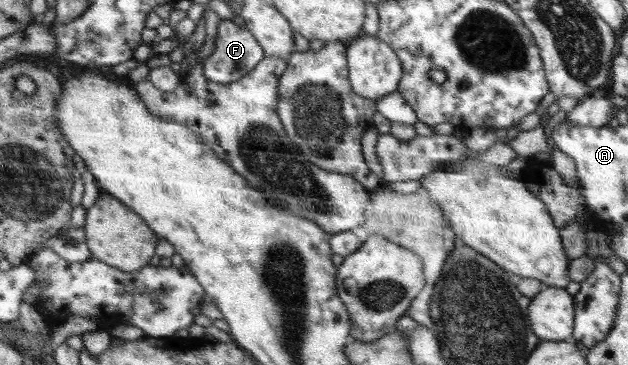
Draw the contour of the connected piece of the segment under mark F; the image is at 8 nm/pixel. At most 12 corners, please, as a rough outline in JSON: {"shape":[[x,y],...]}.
{"shape":[[222,19],[204,75],[240,80],[265,57],[262,45],[233,19]]}

